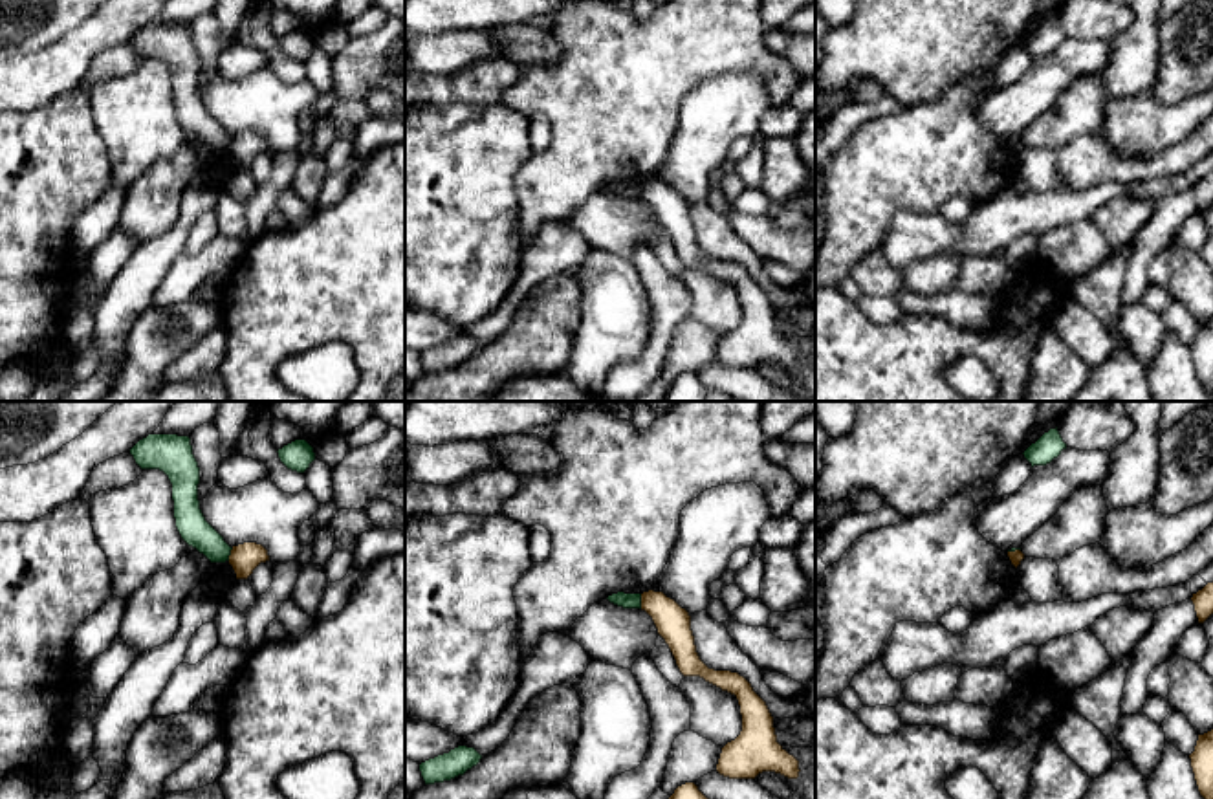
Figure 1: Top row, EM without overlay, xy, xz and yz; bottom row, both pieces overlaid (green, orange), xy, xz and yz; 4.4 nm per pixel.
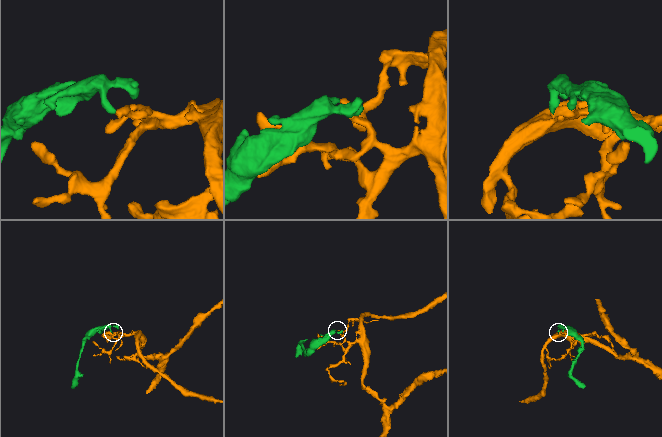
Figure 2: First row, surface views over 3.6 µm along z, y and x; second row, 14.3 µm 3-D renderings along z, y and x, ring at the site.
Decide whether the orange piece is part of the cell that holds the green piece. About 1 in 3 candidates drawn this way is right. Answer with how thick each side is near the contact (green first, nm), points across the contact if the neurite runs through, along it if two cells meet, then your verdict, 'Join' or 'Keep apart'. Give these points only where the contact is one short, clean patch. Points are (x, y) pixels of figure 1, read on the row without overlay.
Thickness 70 nm (green) against 150 nm. Boundary: xz (640, 184), (642, 197). Keep apart

